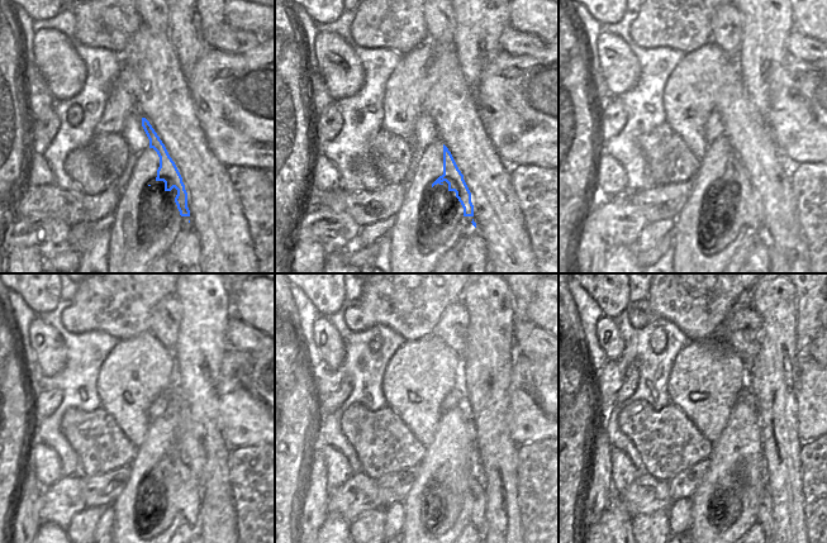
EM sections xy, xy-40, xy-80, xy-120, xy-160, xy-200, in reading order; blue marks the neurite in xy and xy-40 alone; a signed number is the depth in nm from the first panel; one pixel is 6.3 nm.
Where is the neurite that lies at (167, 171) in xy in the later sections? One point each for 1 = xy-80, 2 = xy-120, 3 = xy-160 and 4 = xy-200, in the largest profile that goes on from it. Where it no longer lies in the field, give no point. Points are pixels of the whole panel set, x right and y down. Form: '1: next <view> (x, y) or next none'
1: next xy-80 (736, 177)
2: next xy-120 (172, 463)
3: next xy-160 (475, 490)
4: next xy-200 (765, 508)

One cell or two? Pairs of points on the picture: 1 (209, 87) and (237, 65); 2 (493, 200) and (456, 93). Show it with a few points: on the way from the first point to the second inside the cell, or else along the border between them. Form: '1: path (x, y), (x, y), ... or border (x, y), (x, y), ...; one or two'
1: path (209, 77), (215, 68), (227, 66); one
2: path (485, 174), (456, 119); one

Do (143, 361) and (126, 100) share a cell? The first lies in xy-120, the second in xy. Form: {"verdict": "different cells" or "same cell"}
{"verdict": "same cell"}

